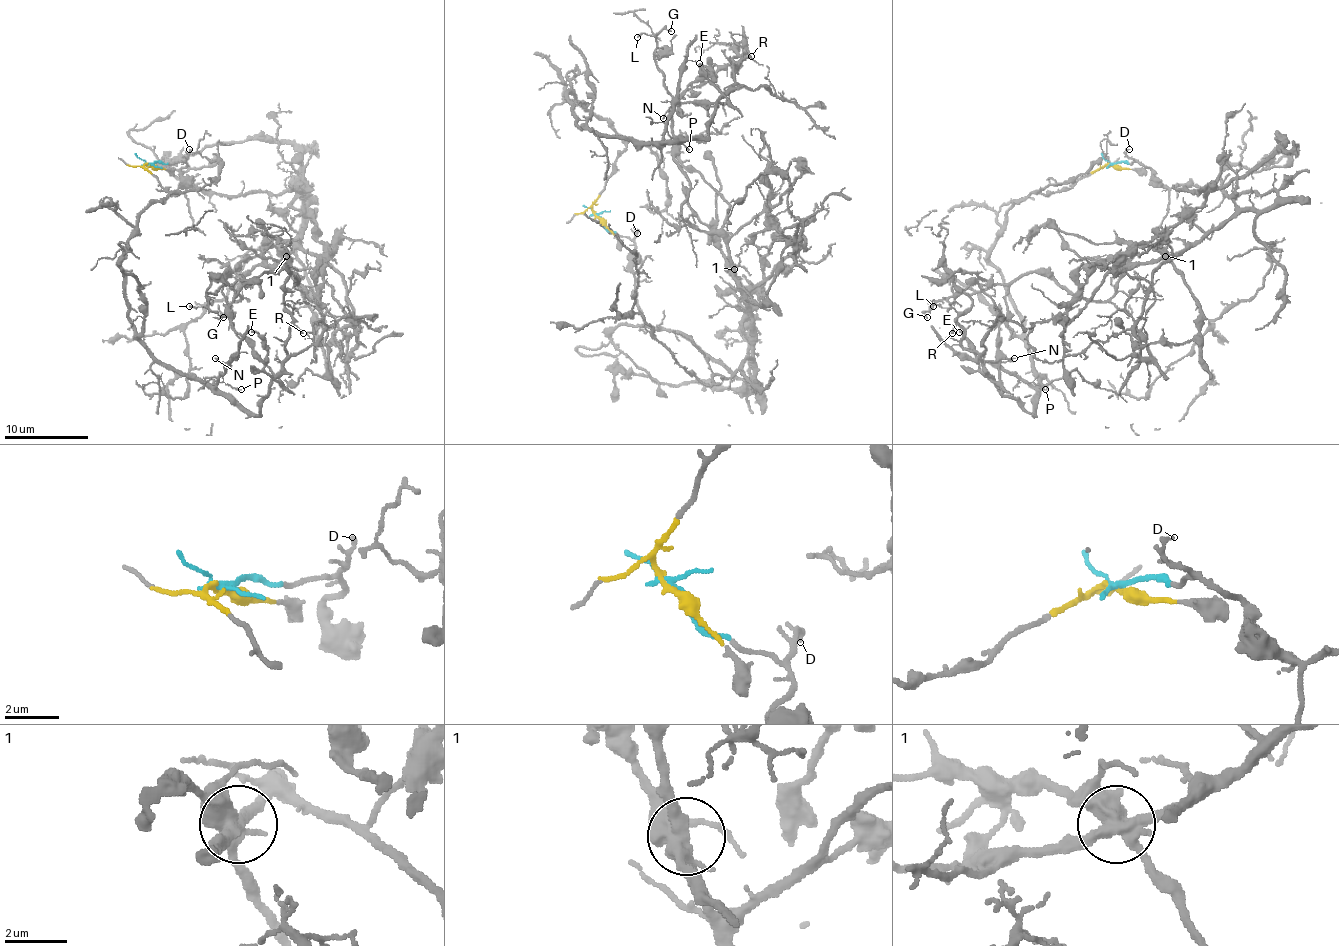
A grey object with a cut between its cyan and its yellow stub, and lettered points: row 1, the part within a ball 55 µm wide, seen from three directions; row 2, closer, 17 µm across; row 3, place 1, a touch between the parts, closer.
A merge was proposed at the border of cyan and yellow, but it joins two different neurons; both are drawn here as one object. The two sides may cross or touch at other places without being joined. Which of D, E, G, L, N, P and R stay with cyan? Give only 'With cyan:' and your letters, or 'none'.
With cyan: D, G, L

